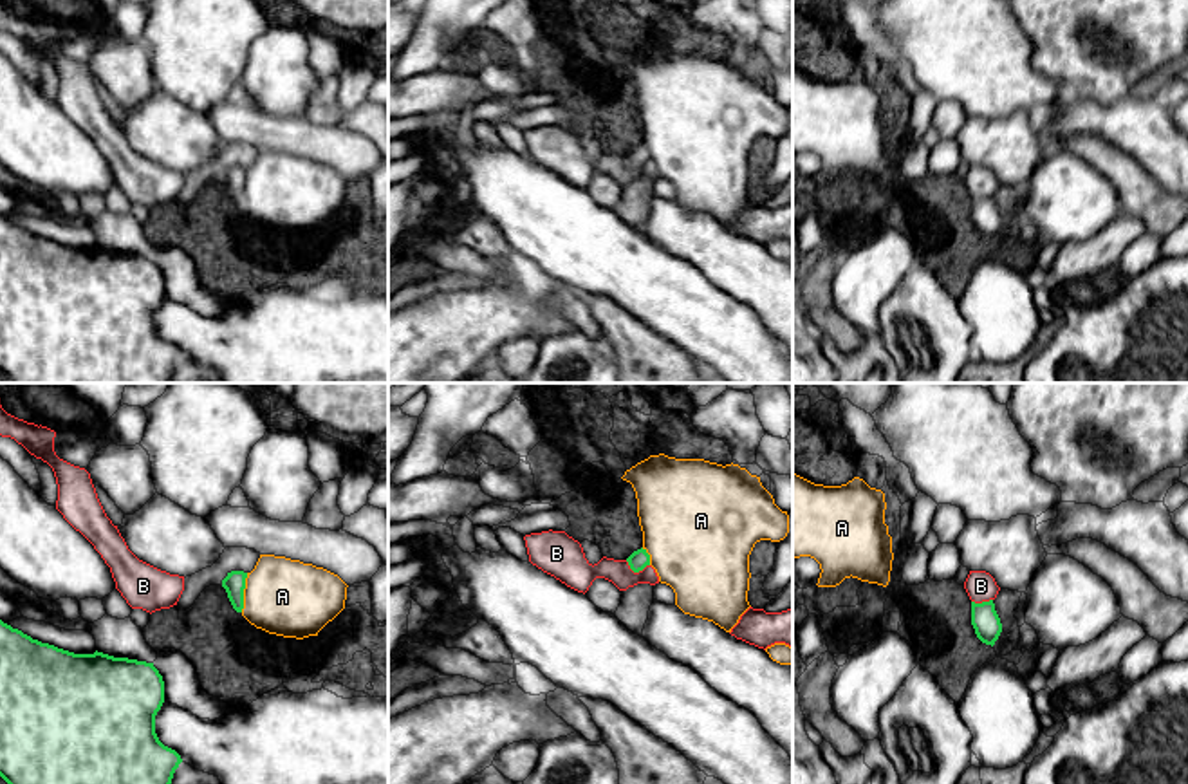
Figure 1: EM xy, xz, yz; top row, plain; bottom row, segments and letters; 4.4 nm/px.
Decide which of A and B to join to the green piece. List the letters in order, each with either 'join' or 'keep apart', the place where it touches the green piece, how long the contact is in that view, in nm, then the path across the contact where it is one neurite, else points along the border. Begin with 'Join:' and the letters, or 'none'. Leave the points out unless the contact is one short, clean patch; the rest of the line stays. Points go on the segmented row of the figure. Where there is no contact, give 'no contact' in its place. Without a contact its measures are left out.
Join: none
A: keep apart; contact xy (242, 593); length 180 nm; border xy (248, 573), (241, 611)
B: keep apart; contact xz (636, 571); length 110 nm; border xz (625, 560), (634, 571), (649, 566)

